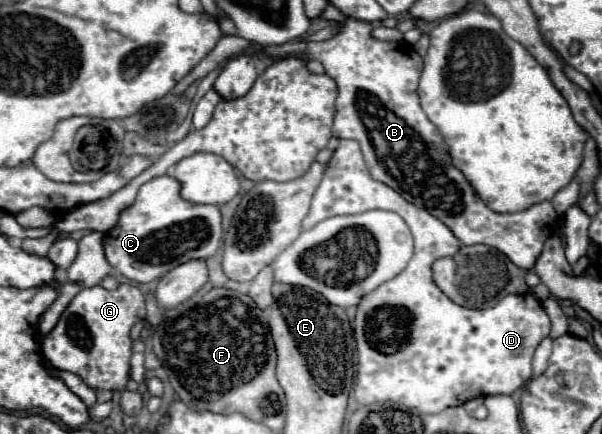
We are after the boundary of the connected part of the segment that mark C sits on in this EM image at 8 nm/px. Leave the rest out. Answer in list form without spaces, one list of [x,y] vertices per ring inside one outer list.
[[[157,176],[139,188],[131,208],[121,212],[117,226],[105,236],[105,254],[109,264],[133,282],[151,282],[191,260],[207,260],[217,254],[223,226],[221,212],[215,204],[187,202],[179,194],[179,180]]]

